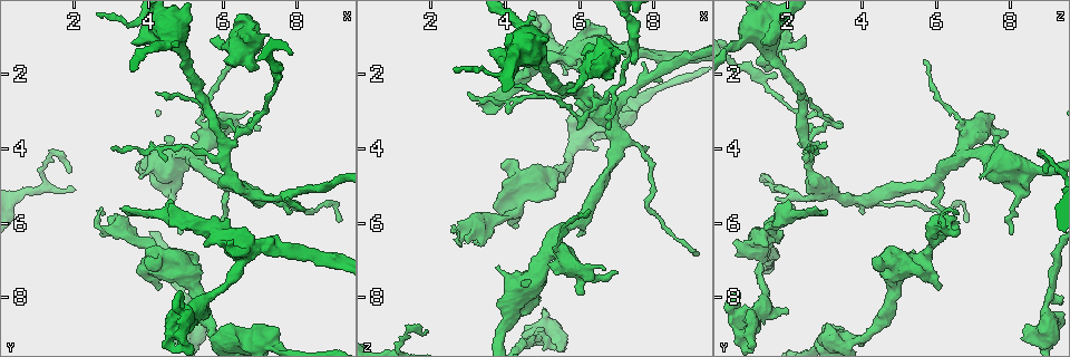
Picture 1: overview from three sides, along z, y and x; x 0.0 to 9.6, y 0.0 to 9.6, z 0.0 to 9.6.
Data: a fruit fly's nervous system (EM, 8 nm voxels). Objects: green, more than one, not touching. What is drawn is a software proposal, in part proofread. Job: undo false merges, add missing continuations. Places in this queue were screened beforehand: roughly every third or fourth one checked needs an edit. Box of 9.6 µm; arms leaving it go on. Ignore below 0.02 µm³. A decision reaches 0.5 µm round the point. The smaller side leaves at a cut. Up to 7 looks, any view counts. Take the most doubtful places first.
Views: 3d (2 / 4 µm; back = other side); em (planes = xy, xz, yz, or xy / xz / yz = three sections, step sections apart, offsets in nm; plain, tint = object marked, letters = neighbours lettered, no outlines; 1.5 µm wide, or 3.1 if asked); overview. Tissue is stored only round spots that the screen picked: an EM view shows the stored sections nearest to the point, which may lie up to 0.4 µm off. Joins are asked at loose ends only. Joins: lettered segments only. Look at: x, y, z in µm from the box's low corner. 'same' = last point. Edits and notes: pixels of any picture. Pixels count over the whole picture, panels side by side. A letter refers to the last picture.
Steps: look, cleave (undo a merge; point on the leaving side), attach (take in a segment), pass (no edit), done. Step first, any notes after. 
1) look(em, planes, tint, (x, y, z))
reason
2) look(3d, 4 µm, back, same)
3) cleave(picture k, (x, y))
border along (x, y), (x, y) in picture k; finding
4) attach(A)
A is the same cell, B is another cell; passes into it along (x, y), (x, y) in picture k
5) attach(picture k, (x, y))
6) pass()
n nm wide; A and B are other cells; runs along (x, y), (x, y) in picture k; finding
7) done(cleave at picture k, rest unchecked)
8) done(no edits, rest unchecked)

look(3d, 2 µm, (6.00, 3.75, 2.50))

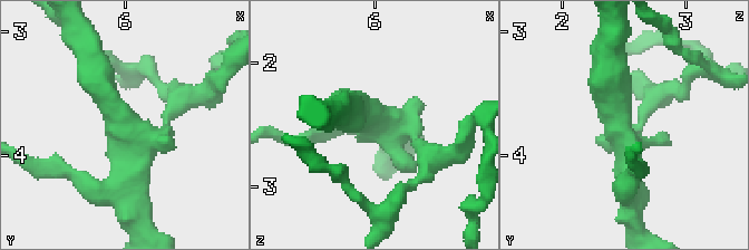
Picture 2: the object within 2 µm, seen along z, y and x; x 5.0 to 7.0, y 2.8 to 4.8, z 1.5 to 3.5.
look(em, planes, plain, (6.02, 3.82, 2.48))
now the EM

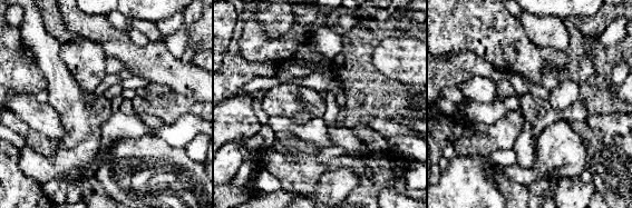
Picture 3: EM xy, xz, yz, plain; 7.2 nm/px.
look(em, planes, letters, same)
see the neighbours

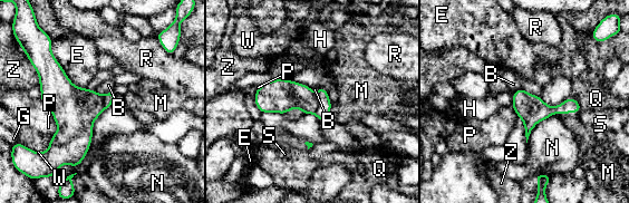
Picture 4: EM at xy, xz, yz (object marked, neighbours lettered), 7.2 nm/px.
cleave(picture 4, (323, 109))
E touches over 550 nm; B, E, G, H, M, N, P, Q, R, S, W and Z are other cells; a second neuron is stuck on

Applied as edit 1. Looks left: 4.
look(overview)

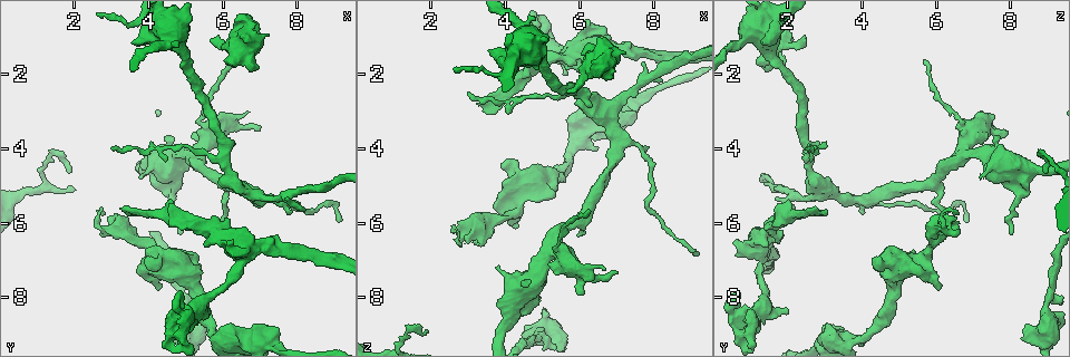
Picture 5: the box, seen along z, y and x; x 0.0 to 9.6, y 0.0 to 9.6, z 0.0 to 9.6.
look(3d, 4 µm, (5.70, 1.00, 2.45))
free end

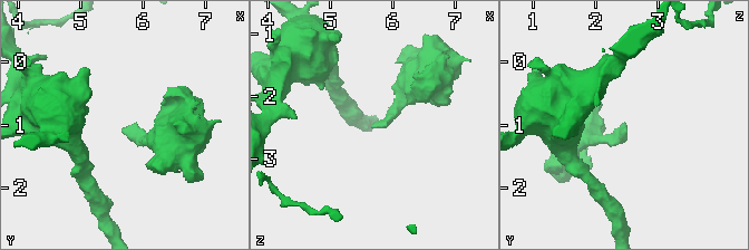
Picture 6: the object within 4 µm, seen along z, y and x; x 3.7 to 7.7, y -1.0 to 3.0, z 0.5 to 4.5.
look(em, yz, step 4, tint, (5.70, 1.05, 2.50))

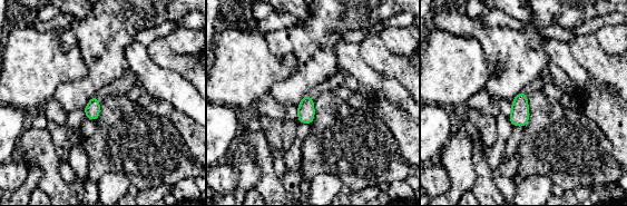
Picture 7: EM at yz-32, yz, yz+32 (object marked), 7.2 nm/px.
look(em, planes, letters, same)

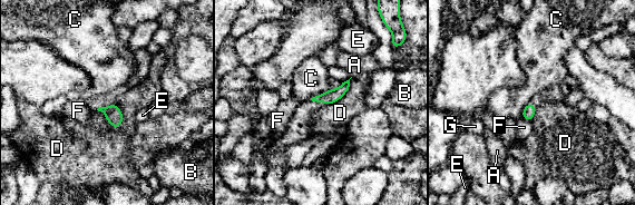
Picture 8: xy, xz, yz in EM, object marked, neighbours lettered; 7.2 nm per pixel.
pass()
A, B, C, D, E, F and G are other cells; border along (97, 109), (115, 128), (120, 126) in picture 8; none of them fits

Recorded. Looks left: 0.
done(cleave at picture 4, rest unchecked)

